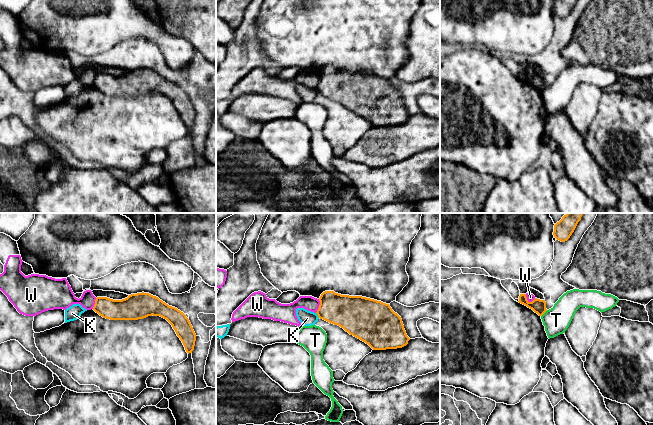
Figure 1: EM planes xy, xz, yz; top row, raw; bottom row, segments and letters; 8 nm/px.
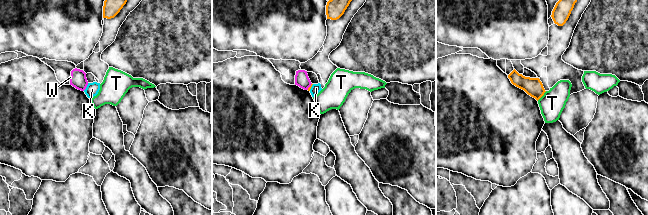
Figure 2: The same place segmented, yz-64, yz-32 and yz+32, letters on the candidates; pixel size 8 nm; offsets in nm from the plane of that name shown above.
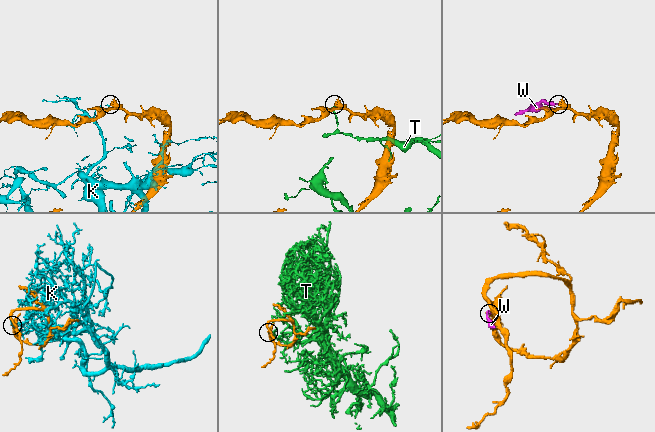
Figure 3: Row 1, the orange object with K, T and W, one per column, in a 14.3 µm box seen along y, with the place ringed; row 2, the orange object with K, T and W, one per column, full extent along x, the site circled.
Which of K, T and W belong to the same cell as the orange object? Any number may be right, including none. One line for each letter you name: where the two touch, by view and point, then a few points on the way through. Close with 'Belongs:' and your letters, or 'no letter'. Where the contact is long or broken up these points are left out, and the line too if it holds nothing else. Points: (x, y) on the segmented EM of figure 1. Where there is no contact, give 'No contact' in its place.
Belongs: no letter

